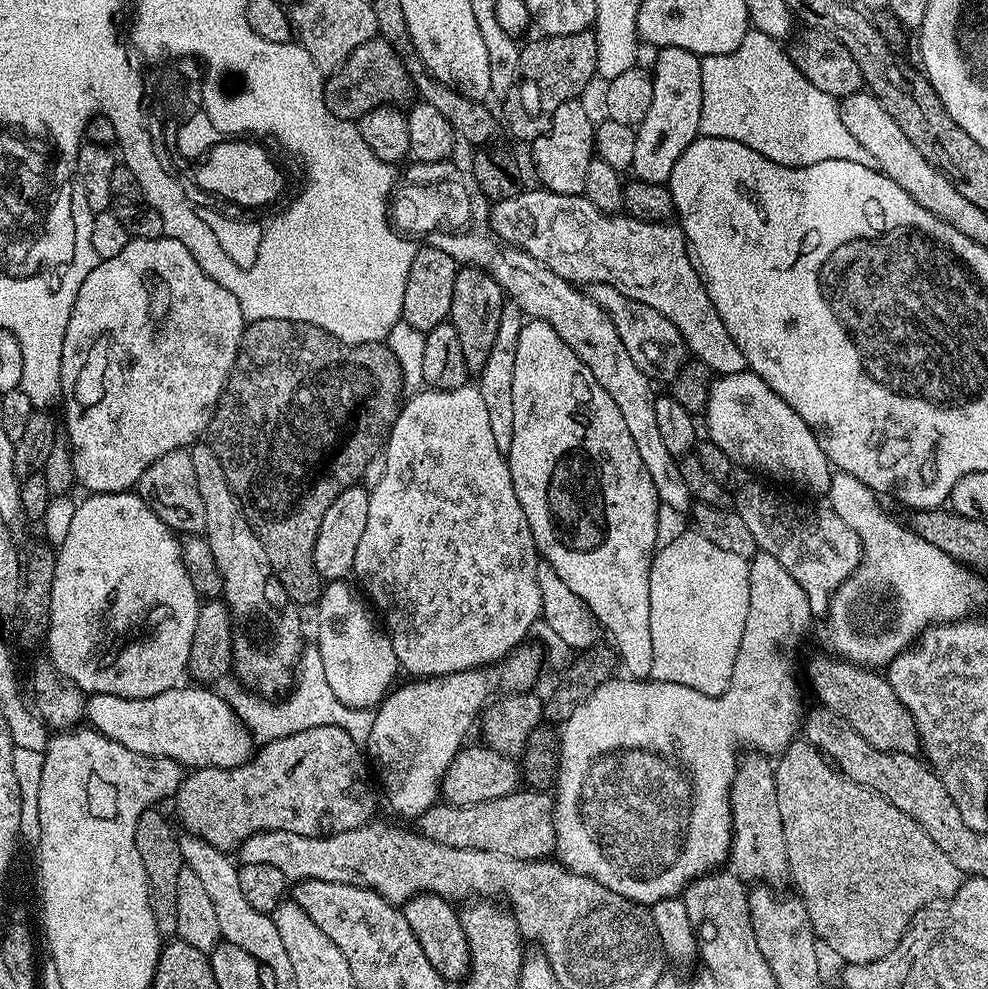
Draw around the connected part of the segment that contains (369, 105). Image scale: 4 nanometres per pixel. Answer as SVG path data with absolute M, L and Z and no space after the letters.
M383 38L362 42L362 46L355 48L346 62L342 62L324 81L324 101L330 114L353 122L359 122L375 108L407 105L408 95L411 97L413 92L412 79L402 57Z

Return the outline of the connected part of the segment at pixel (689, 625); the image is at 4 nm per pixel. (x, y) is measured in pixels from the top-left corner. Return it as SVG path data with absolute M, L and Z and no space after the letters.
M685 530L680 537L667 541L653 555L650 566L650 643L654 646L651 679L676 682L678 686L688 686L707 696L721 696L732 684L734 662L749 610L747 560L714 546L710 538L695 530Z

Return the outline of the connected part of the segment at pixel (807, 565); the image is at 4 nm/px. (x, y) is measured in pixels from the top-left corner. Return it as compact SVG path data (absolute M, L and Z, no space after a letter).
M744 484L734 492L734 510L746 522L746 527L750 529L750 534L754 534L754 542L757 549L763 555L776 558L778 562L802 586L802 590L808 599L808 605L813 614L827 613L828 604L832 600L832 595L842 586L850 574L854 574L860 567L861 559L864 555L864 545L860 543L858 534L838 518L838 514L831 506L819 508L816 504L799 504L796 500L787 500L784 496L779 496L772 488L767 488L764 484Z

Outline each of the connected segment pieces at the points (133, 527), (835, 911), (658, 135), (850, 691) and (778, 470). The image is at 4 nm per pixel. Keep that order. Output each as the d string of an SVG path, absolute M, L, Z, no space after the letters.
M135 491L98 492L85 495L85 500L74 507L74 518L70 522L70 530L66 530L66 538L58 546L56 553L57 568L54 570L53 606L50 610L49 628L46 637L46 656L53 666L66 679L77 685L84 694L112 694L118 698L142 699L162 694L177 687L180 680L188 672L188 659L194 642L194 634L198 626L198 618L202 607L202 597L196 592L194 584L183 564L183 550L177 533L166 527L162 518L150 510L150 506Z
M797 738L788 745L785 752L779 753L774 764L774 771L776 773L778 814L782 817L782 834L786 838L788 875L791 883L796 883L797 889L795 888L795 891L800 899L804 901L806 914L810 914L810 922L812 923L812 929L816 932L817 941L823 947L825 944L830 951L837 952L844 964L865 964L890 954L890 950L894 950L894 946L898 946L898 942L904 937L904 931L912 925L913 918L919 912L935 905L937 902L947 900L948 897L953 896L960 889L962 874L954 866L954 862L950 862L950 858L946 858L946 854L942 854L942 850L938 850L934 838L930 838L930 834L926 834L926 830L922 830L922 826L918 826L918 822L914 822L909 816L902 814L902 810L898 810L898 806L894 806L894 802L890 802L882 794L878 794L872 788L862 786L841 774L807 740Z
M678 46L661 48L655 54L656 72L652 79L652 101L650 110L642 118L642 122L635 125L636 137L634 138L634 162L630 169L631 175L638 180L644 180L647 184L667 185L674 165L678 158L686 154L686 146L690 146L700 135L700 123L702 122L702 66L701 57L690 50L680 49Z
M835 654L827 655L816 656L808 664L808 684L820 699L817 701L834 710L834 714L846 718L846 722L850 722L850 726L870 742L870 746L887 752L919 753L920 736L916 733L914 718L906 706L902 706L887 679L879 671L869 670L863 664L850 664Z
M745 370L716 376L702 416L708 419L707 439L717 441L733 465L740 467L741 464L744 468L765 472L808 492L827 493L833 469L822 446L818 446L818 438L814 438L810 426L806 426L806 422L802 422L802 418L798 418L798 414L794 414L794 410L790 410L790 406L758 378L758 374Z

